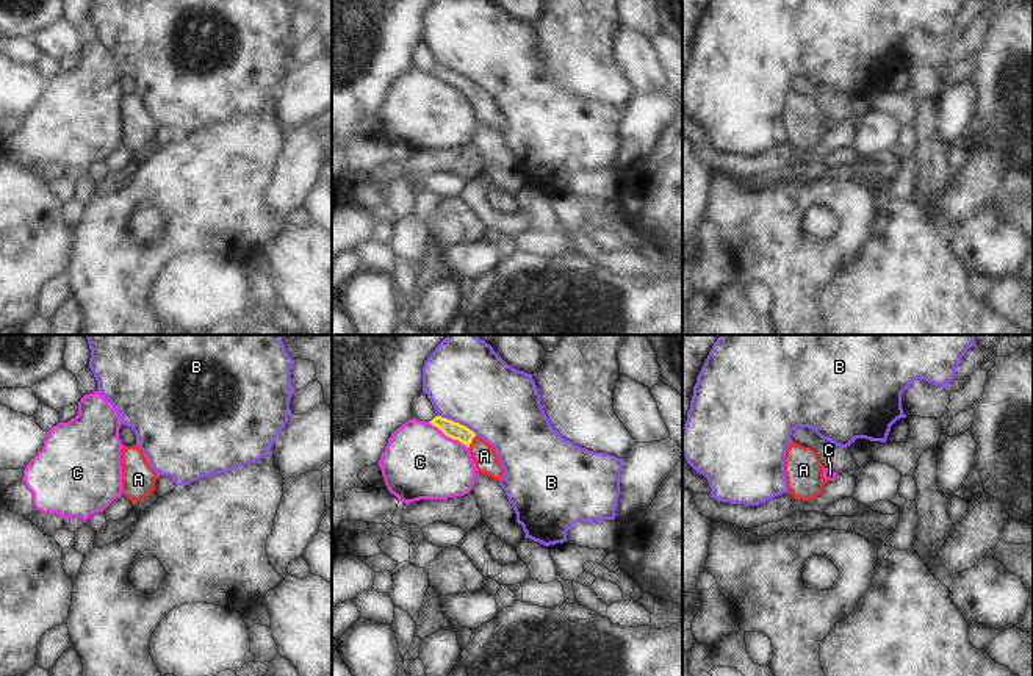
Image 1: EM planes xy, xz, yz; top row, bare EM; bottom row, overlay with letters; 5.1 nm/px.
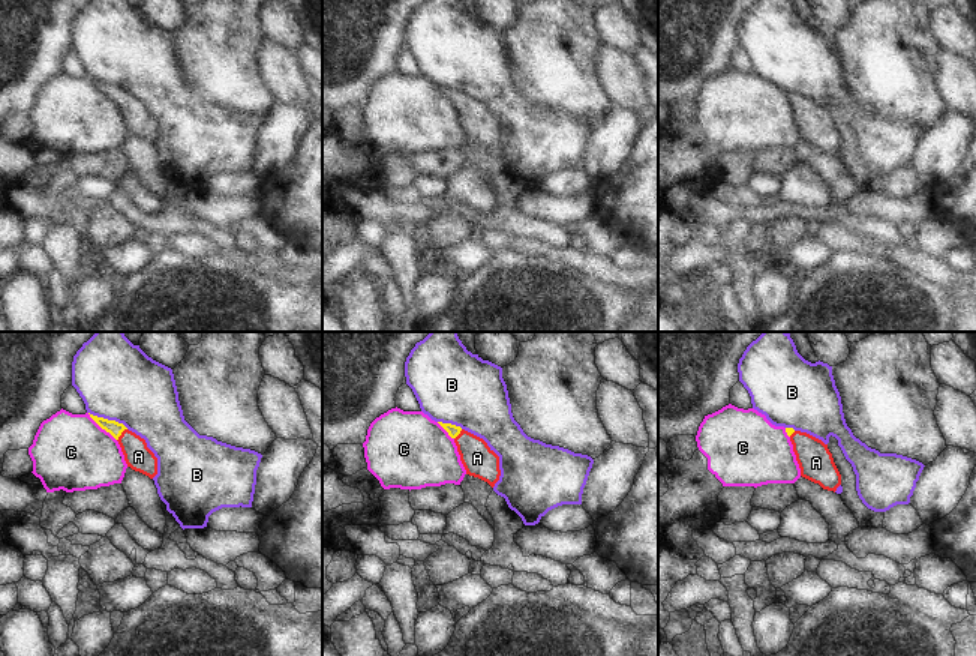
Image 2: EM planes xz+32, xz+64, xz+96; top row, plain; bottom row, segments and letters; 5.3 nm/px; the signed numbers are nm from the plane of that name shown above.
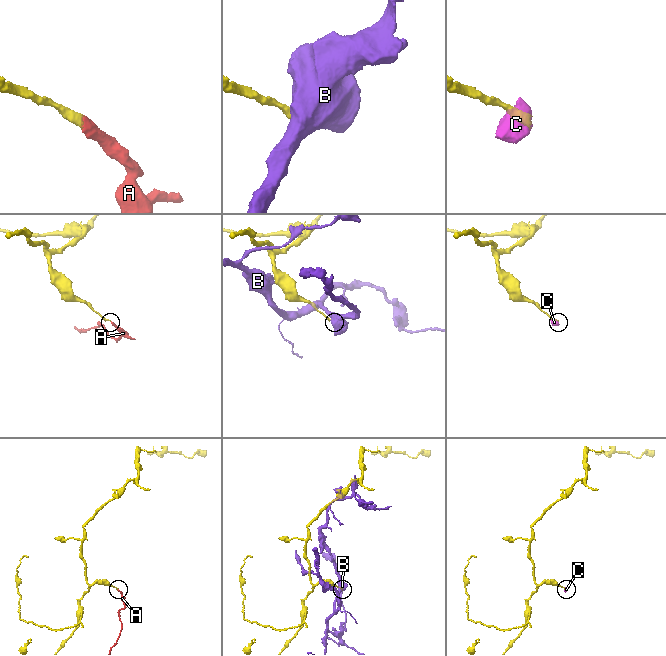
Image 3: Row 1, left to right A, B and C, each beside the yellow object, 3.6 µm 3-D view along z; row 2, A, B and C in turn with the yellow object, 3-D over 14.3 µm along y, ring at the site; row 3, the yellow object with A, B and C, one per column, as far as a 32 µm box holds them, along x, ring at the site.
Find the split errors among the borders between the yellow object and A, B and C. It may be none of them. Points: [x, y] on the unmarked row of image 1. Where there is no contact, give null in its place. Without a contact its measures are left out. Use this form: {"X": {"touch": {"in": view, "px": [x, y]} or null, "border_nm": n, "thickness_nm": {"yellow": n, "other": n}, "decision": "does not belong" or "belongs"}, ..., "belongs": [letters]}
{"A": {"touch": {"in": "xz", "px": [471, 89]}, "border_nm": 80, "thickness_nm": {"yellow": 90, "other": 120}, "decision": "belongs"}, "B": {"touch": {"in": "xz", "px": [457, 72]}, "border_nm": 240, "thickness_nm": {"yellow": 90, "other": 400}, "decision": "does not belong"}, "C": {"touch": {"in": "xz", "px": [448, 85]}, "border_nm": 240, "thickness_nm": {"yellow": 90, "other": 380}, "decision": "does not belong"}, "belongs": ["A"]}

